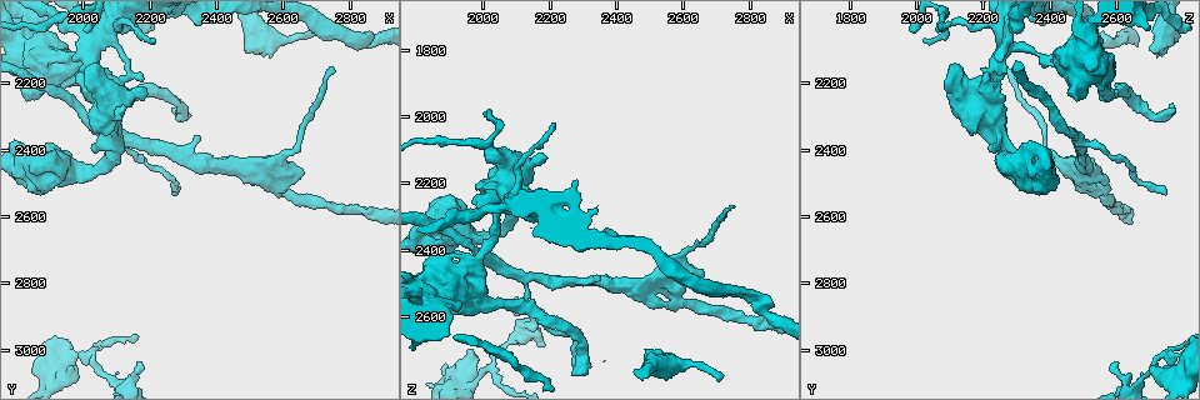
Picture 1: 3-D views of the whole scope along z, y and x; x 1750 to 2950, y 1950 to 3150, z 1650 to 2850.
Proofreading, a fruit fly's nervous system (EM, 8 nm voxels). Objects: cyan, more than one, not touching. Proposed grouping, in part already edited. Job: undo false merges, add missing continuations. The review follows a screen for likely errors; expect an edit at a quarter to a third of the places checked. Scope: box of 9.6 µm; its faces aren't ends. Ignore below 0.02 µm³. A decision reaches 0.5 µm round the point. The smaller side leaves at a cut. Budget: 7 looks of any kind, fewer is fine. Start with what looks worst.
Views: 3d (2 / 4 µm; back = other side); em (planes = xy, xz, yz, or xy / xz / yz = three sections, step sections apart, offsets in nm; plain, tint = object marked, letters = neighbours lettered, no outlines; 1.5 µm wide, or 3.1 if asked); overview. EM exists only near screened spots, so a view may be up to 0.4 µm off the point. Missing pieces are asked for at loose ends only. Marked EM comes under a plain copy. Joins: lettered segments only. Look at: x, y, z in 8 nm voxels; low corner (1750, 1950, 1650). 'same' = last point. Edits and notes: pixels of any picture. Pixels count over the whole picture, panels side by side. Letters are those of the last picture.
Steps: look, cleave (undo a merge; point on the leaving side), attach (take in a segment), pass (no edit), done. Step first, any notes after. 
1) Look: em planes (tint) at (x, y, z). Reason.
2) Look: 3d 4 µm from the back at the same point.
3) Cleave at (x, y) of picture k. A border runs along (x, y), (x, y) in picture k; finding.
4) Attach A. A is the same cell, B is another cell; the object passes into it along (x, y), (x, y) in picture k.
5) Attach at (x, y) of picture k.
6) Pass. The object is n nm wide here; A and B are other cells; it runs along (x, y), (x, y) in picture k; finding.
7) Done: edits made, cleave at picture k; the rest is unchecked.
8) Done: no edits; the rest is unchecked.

Look: em xy step 4 (tint) at (2010, 3020, 2750). Abrupt turn.

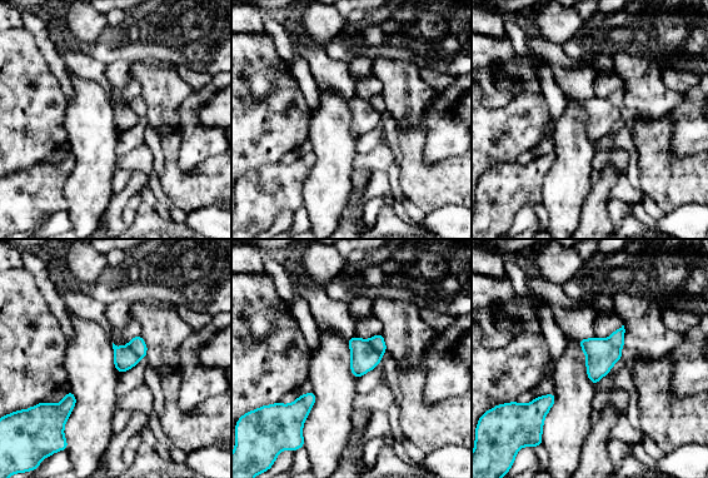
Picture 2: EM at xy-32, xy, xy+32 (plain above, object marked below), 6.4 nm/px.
Look: em planes (letters) at the same point.

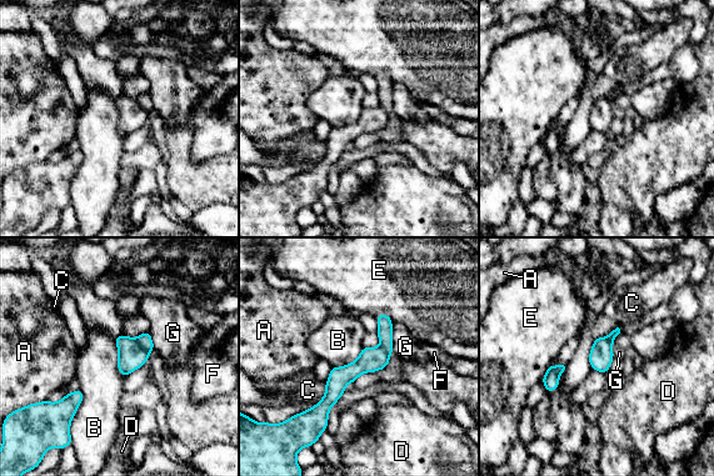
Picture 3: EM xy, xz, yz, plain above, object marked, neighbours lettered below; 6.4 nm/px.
Cleave at (144, 340) of picture 3. A, B, C, D, E, F and G are other cells; a border runs along (135, 339), (148, 354) in picture 3; a second cell is stuck on.

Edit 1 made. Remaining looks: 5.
Look: overview.

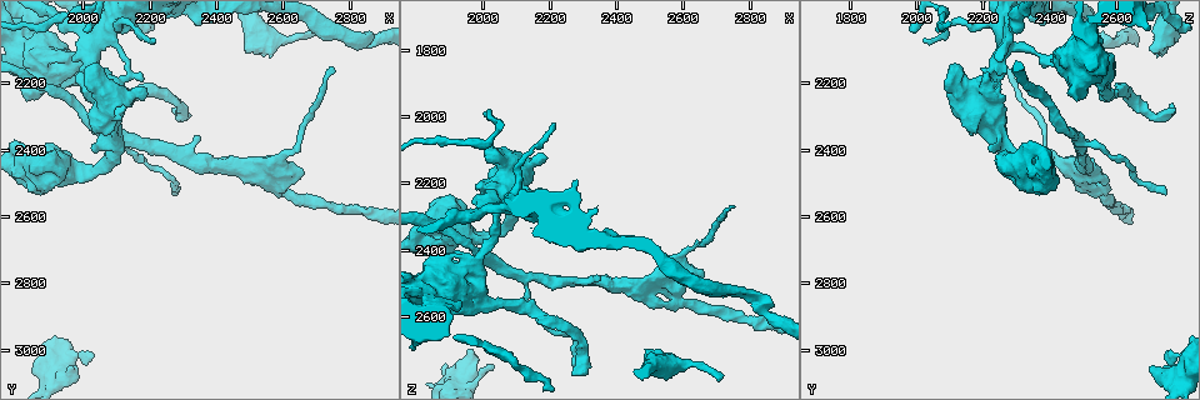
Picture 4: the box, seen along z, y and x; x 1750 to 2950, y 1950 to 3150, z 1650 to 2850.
Look: 3d 4 µm at (2270, 2280, 2770). Branch stops here.

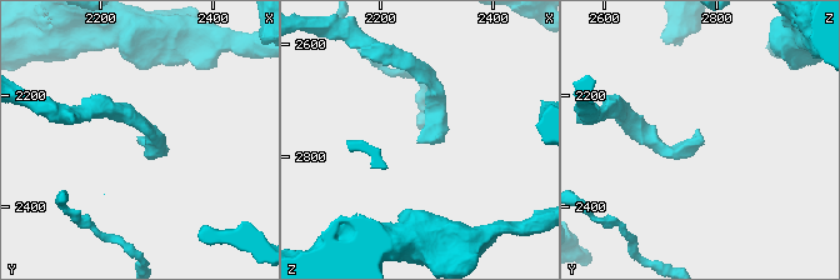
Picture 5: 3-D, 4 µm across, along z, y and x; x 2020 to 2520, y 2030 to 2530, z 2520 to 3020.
Look: em planes (letters) at (2270, 2280, 2775). Need the tissue.

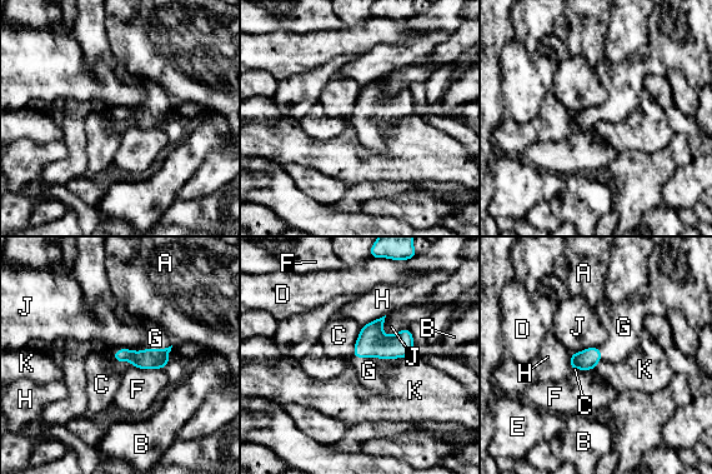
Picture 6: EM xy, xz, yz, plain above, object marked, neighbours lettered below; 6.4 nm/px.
Attach G. G is the same cell, A, B, C, D, E, F, H, J and K are other cells; the object passes into it along (149, 358), (136, 352), (155, 338) in picture 6; the cell continues.

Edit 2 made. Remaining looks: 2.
Look: overview. Redraw.

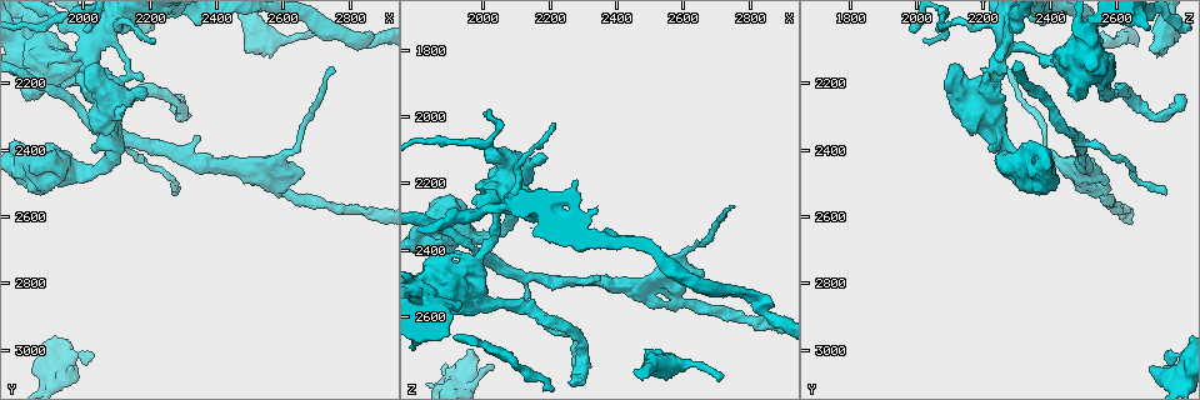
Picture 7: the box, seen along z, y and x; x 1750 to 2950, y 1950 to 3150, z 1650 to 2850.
Look: em planes (letters) at (2750, 2160, 2260). Free end.

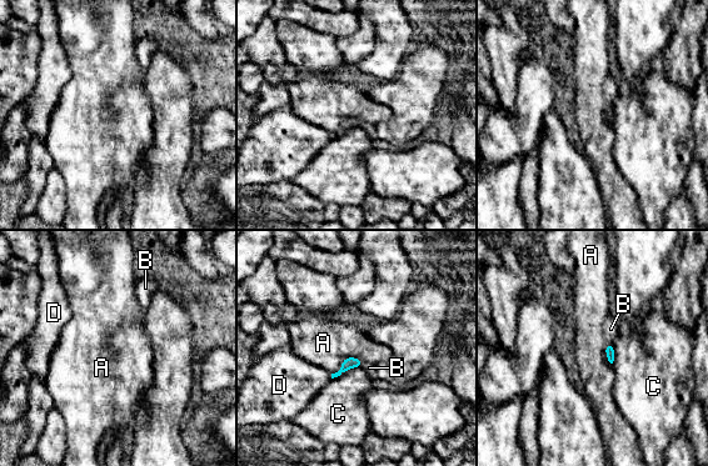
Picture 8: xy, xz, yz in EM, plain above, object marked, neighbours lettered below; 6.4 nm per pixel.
Attach B. B is the same cell, A, C and D are other cells; the object passes into it along (609, 350), (611, 344), (611, 329) in picture 8; the cell continues.

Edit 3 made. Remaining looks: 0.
Done: edits made, cleave at picture 3, attach at picture 6, attach at picture 8; the rest is unchecked.

